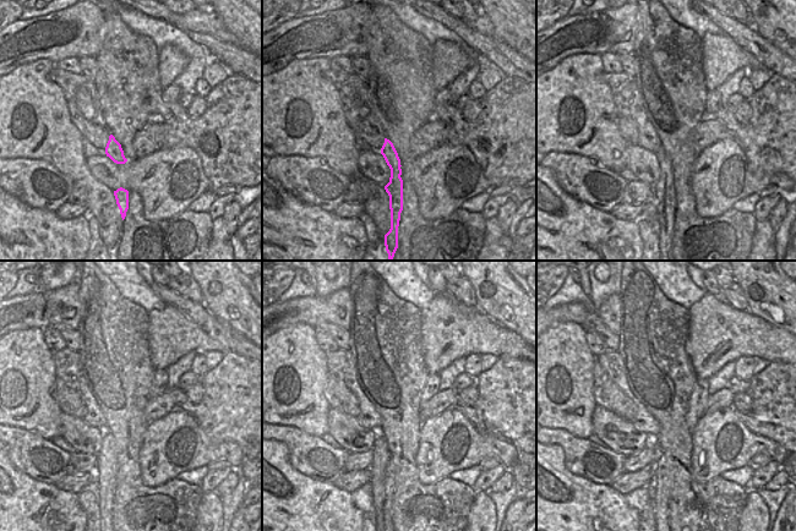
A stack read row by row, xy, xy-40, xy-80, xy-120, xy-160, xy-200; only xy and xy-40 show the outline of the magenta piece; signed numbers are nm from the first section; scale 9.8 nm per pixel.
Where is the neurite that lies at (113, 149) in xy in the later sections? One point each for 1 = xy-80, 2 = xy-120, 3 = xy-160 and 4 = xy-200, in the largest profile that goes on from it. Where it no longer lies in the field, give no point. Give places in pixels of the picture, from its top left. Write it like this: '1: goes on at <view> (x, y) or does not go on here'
1: goes on at xy-80 (663, 189)
2: goes on at xy-120 (105, 471)
3: goes on at xy-160 (381, 454)
4: goes on at xy-200 (657, 452)

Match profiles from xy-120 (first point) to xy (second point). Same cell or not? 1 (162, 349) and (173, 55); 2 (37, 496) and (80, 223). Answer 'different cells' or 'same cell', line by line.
1: same cell
2: same cell

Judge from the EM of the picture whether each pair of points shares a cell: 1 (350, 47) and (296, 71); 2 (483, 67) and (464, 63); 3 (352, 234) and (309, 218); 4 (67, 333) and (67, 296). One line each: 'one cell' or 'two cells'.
1: two cells
2: two cells
3: one cell
4: two cells

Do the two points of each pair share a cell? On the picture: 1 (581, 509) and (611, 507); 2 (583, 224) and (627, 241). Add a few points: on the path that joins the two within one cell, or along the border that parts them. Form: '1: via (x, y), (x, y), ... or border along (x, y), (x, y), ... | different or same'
1: via (588, 507), (600, 502), (604, 504) | same
2: via (594, 235), (604, 241), (616, 241) | same

